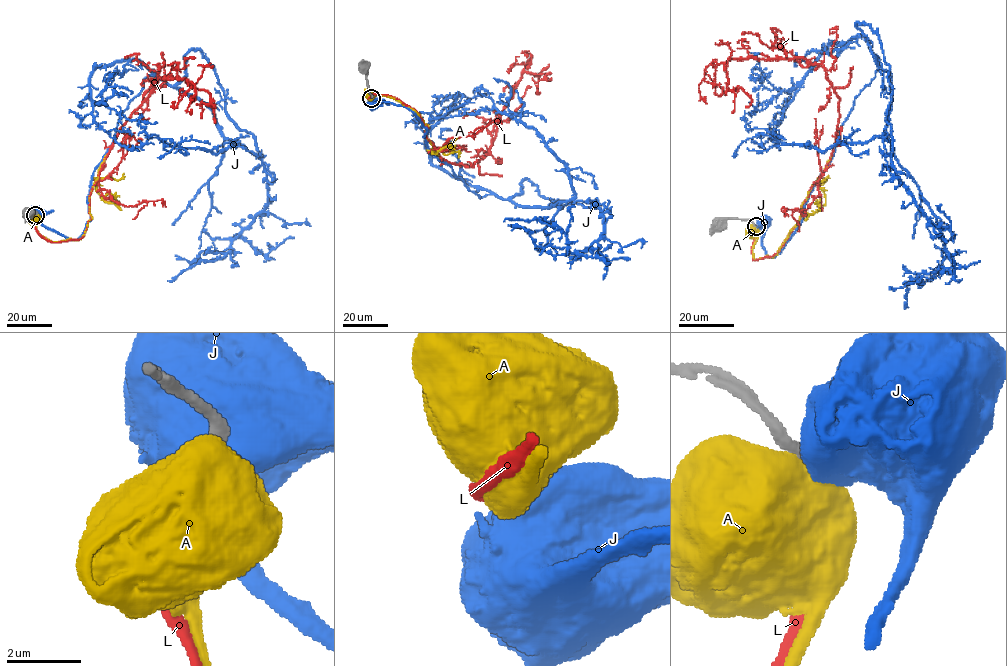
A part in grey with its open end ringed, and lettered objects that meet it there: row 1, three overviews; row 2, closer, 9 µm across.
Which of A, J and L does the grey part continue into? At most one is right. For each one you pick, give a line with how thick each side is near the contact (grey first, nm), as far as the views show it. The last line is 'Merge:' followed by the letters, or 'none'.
L: 280/220 nm
Merge: L

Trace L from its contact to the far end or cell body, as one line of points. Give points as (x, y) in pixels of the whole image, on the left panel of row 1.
L: (35, 215), (50, 241), (83, 235), (119, 130), (160, 77), (207, 90), (200, 118)

